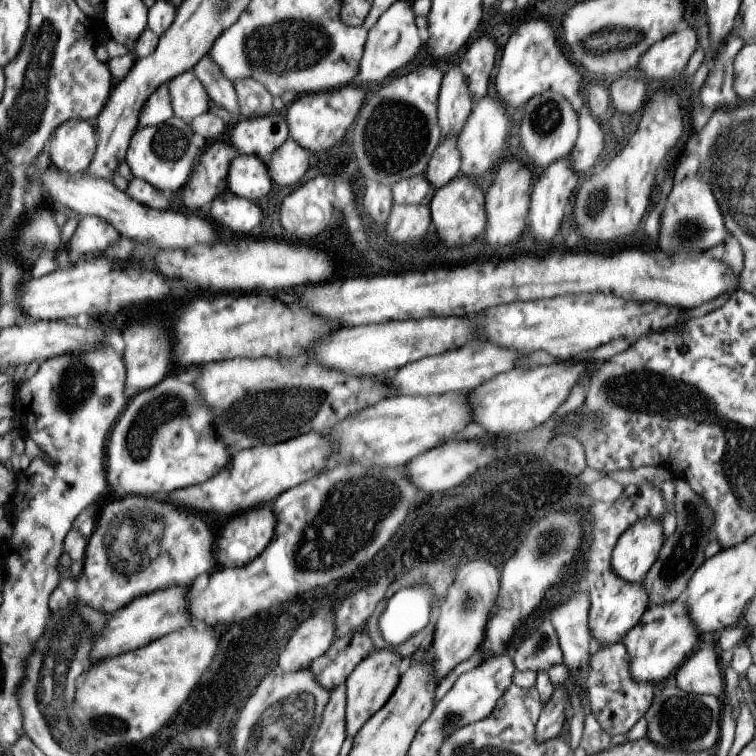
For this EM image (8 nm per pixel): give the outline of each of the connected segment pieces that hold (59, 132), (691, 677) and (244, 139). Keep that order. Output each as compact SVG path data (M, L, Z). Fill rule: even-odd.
M83 120L63 122L48 140L51 166L68 174L86 171L97 144L92 123Z
M715 645L699 648L674 672L677 687L697 695L724 696L724 676Z
M282 113L259 118L243 118L233 126L229 144L239 155L257 156L265 164L271 154L289 137Z

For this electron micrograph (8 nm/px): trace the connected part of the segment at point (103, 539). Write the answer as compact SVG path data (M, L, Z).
M125 496L121 500L113 500L99 512L99 518L95 522L93 533L86 540L85 556L83 556L83 572L77 580L77 592L75 598L79 598L89 608L103 612L107 616L124 608L133 602L133 598L139 598L157 590L181 586L188 588L196 576L203 572L209 572L215 564L213 560L213 532L209 524L185 510L175 508L169 502L159 502L153 498L141 498L141 496Z

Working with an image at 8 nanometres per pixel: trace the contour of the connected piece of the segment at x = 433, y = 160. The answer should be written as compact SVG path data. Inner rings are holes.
M447 136L442 138L435 146L435 150L429 158L423 176L433 186L433 190L439 190L449 180L453 180L459 173L459 152L456 146L456 138Z

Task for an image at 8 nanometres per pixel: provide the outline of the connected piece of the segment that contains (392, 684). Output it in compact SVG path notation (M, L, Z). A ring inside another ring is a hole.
M394 650L372 651L345 680L345 736L352 738L364 726L368 718L377 713L389 700L399 681L399 663L401 658Z

